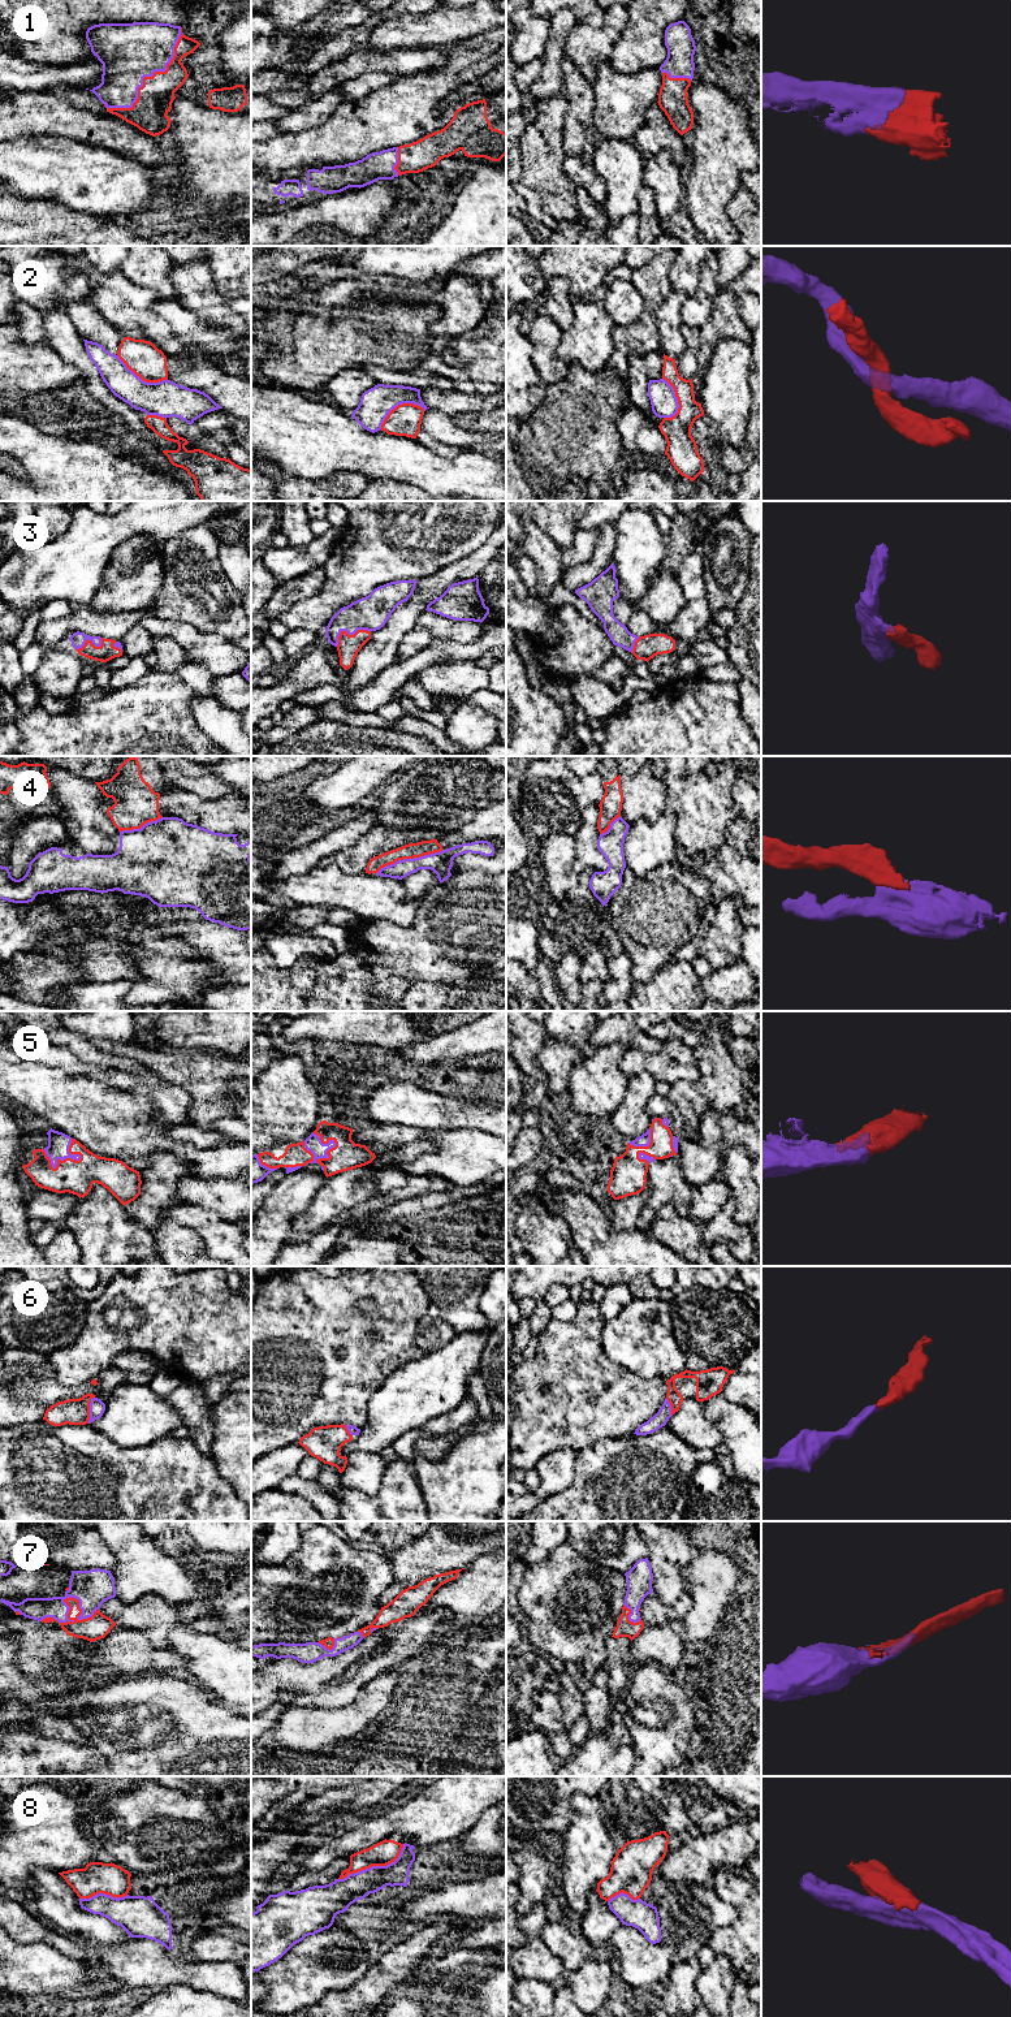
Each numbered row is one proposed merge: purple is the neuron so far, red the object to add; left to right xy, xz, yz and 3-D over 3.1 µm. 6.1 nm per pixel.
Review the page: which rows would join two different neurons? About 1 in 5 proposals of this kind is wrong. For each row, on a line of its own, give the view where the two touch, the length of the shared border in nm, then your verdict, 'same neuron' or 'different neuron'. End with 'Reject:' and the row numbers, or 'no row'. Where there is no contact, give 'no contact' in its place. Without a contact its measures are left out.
1: contact in xy; length 700 nm; same neuron
2: contact in xy; length 360 nm; different neuron
3: contact in xz; length 240 nm; same neuron
4: contact in xz; length 440 nm; different neuron
5: contact in xz; length 240 nm; same neuron
6: contact in xy; length 170 nm; same neuron
7: contact in xy; length 360 nm; same neuron
8: contact in xz; length 460 nm; different neuron
Reject: 2, 4, 8

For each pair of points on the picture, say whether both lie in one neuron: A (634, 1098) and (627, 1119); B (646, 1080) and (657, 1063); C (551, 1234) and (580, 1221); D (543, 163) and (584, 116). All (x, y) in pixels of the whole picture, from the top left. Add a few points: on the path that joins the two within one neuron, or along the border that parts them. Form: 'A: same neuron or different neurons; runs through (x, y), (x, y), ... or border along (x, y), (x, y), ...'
A: same neuron; runs through (634, 1104), (633, 1114)
B: different neurons; border along (646, 1069), (657, 1080)
C: different neurons; border along (545, 1205), (569, 1226), (573, 1235)
D: different neurons; border along (567, 109), (564, 117), (564, 151), (566, 155)

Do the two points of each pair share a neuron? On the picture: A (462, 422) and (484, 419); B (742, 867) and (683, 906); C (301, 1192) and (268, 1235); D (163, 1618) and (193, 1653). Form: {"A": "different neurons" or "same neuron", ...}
{"A": "same neuron", "B": "different neurons", "C": "same neuron", "D": "different neurons"}

